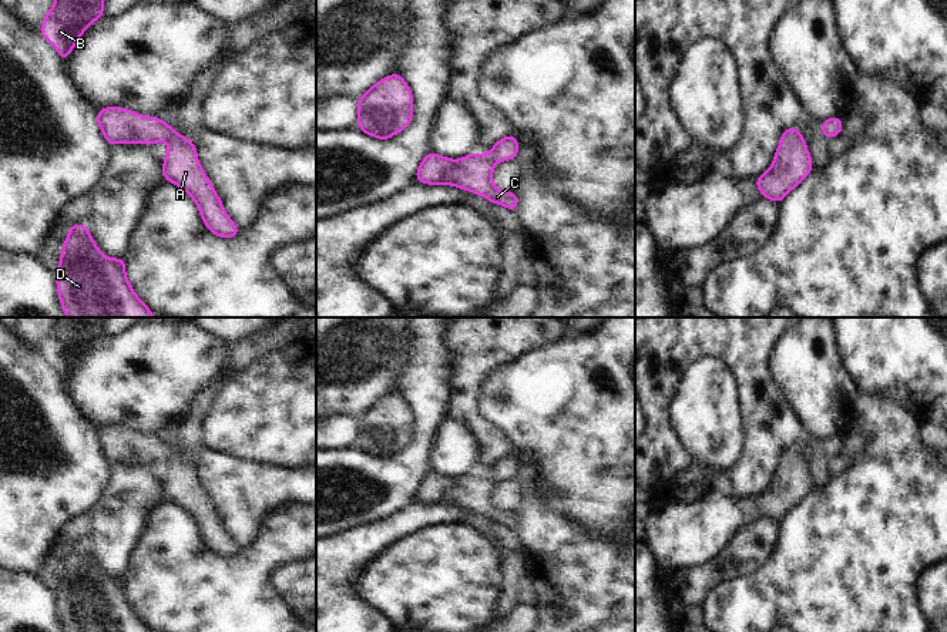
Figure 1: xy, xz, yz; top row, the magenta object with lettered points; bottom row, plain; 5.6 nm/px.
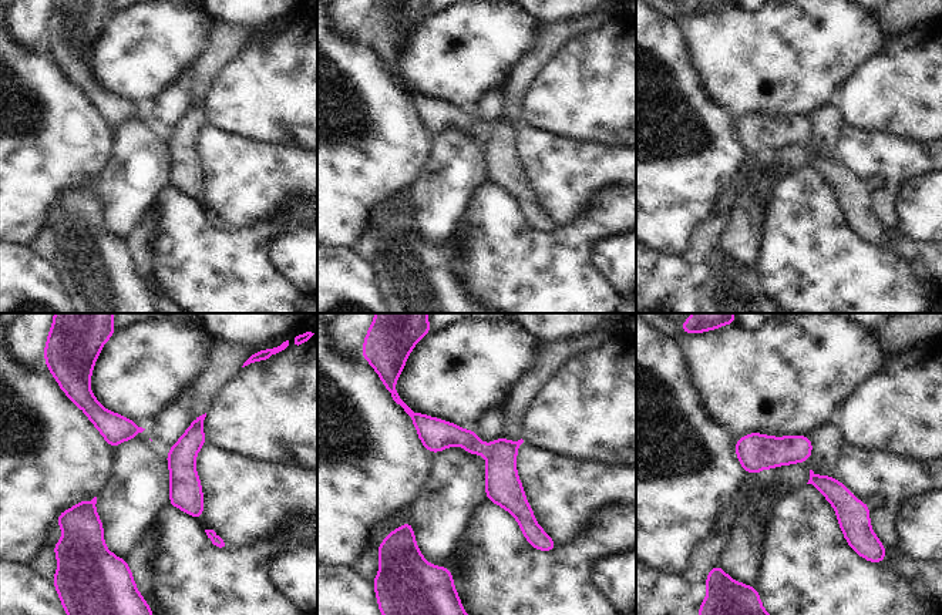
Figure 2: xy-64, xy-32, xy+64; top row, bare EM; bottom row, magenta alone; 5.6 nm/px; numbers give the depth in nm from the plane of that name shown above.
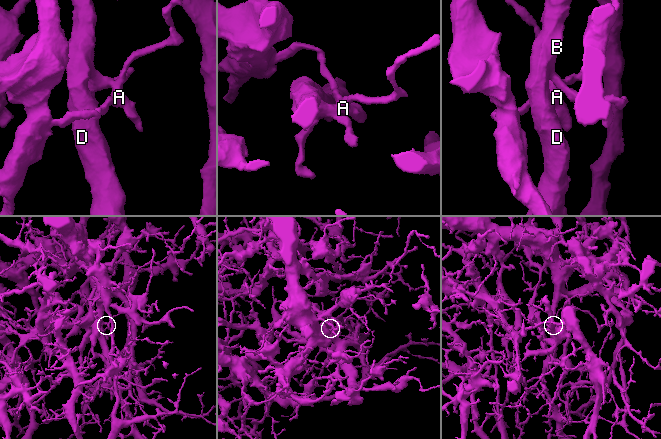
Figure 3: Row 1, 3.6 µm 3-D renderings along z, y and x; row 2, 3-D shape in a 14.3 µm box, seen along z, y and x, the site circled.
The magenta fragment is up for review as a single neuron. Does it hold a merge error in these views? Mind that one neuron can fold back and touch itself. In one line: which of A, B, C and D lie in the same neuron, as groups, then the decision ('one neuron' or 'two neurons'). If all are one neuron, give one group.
A / B C D; two neurons

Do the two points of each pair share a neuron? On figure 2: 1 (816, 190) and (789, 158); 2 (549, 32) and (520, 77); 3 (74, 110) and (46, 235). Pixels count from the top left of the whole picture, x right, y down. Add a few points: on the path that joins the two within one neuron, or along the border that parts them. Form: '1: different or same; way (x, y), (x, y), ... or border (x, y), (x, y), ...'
1: different; border (806, 164), (784, 175), (771, 190)
2: same; way (547, 43), (528, 66)
3: different; border (44, 227), (27, 245)

